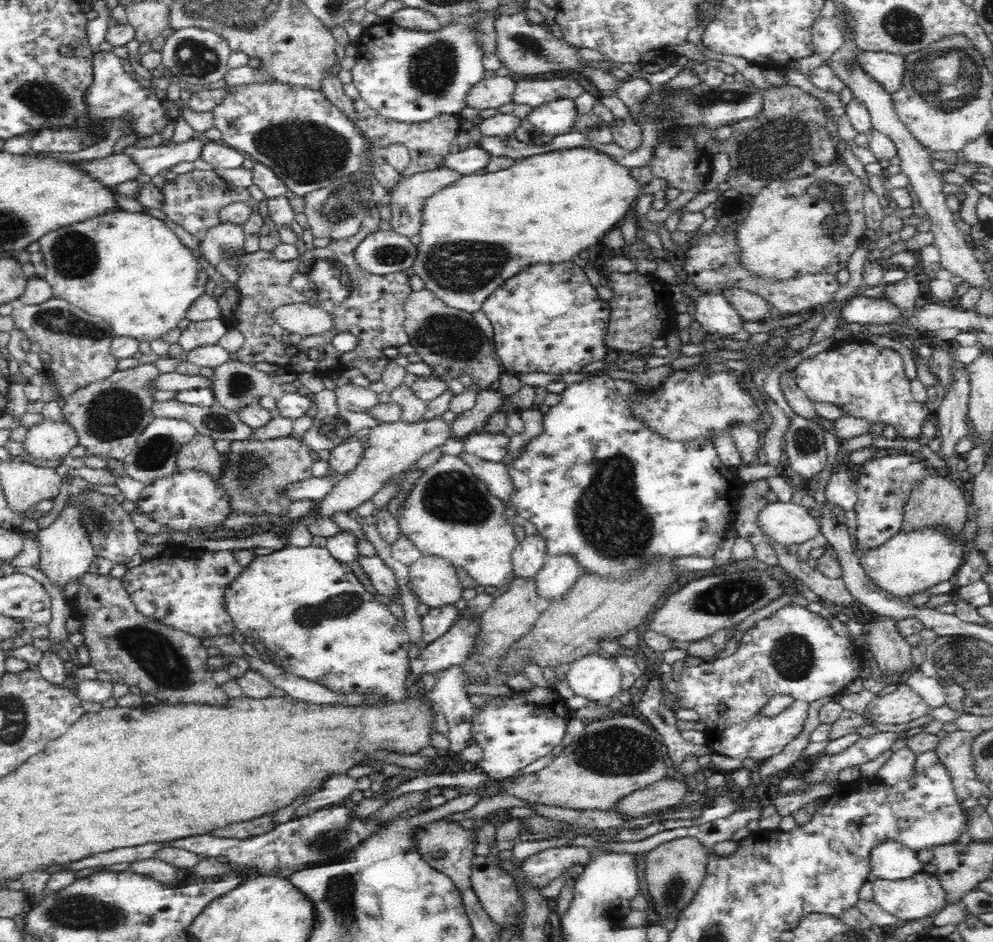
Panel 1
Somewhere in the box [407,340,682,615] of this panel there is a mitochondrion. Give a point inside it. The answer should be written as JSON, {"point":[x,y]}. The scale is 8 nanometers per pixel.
{"point":[610,517]}

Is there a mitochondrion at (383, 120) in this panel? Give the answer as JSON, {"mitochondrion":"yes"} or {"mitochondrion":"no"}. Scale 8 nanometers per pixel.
{"mitochondrion":"no"}

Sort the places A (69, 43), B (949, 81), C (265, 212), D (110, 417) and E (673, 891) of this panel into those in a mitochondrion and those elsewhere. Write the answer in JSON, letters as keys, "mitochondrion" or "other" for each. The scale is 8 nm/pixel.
{"A":"other","B":"mitochondrion","C":"other","D":"mitochondrion","E":"mitochondrion"}

